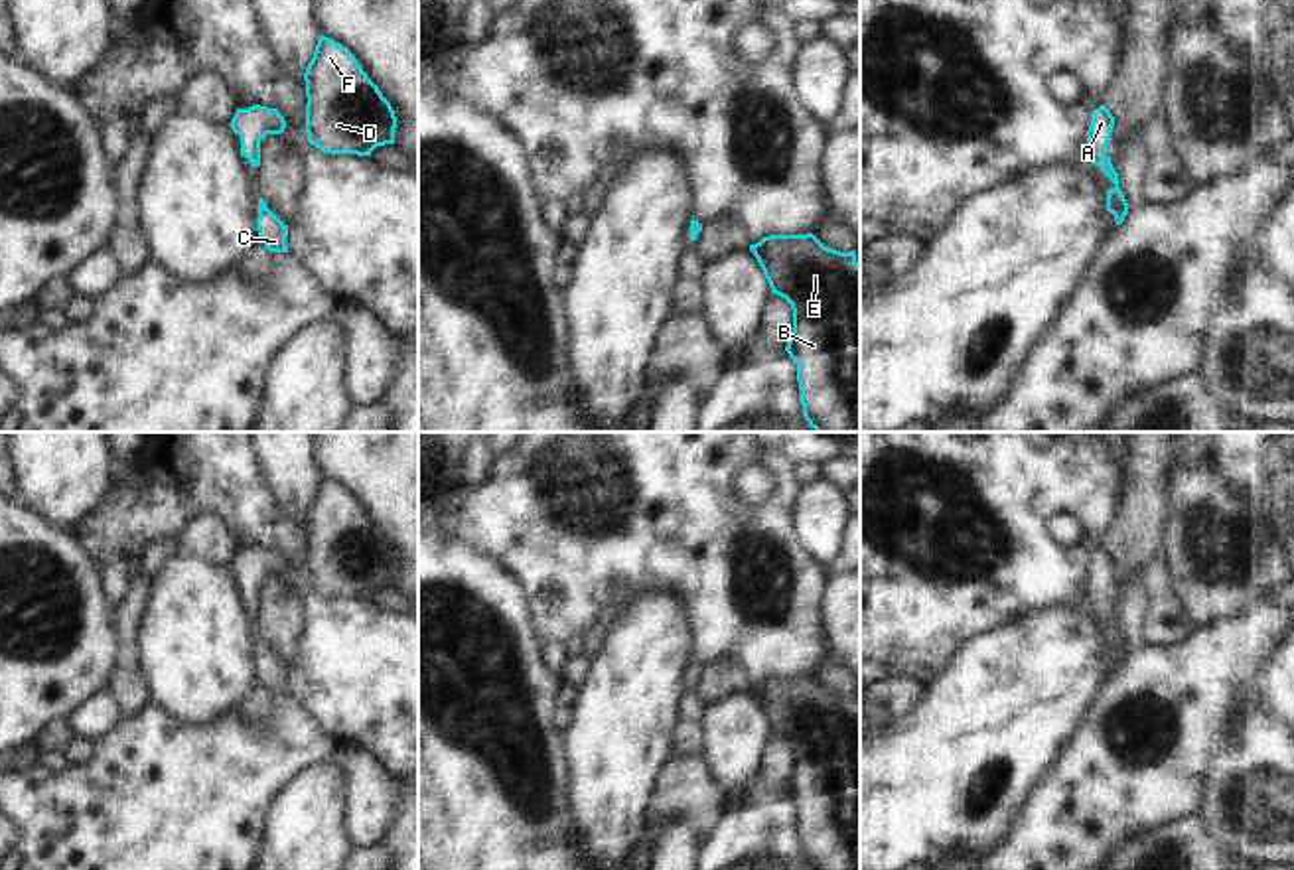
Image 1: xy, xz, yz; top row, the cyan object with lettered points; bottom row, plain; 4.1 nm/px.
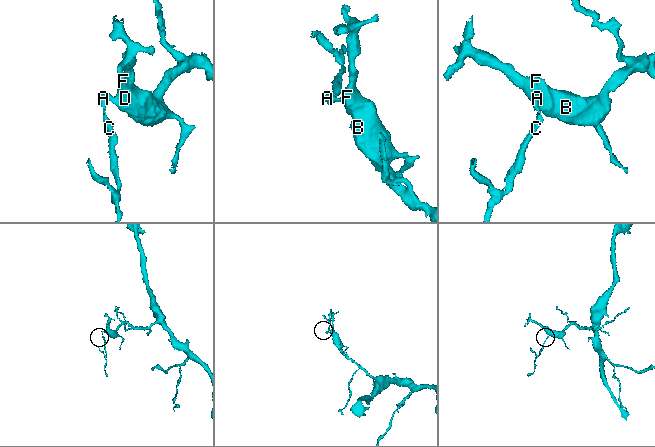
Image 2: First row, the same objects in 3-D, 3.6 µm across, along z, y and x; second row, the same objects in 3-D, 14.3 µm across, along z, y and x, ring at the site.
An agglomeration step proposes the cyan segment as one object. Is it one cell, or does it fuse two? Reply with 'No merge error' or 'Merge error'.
No merge error.

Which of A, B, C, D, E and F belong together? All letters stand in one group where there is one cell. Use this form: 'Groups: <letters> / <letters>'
Groups: A B C D E F.

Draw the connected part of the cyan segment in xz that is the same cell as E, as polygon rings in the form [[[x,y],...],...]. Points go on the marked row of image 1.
[[[813,233],[769,235],[750,245],[771,294],[785,298],[793,310],[793,331],[785,351],[797,365],[803,416],[817,432],[860,432],[860,264],[856,253],[825,247]]]

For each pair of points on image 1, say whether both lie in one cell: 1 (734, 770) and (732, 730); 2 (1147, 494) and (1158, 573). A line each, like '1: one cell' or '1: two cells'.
1: one cell
2: two cells

